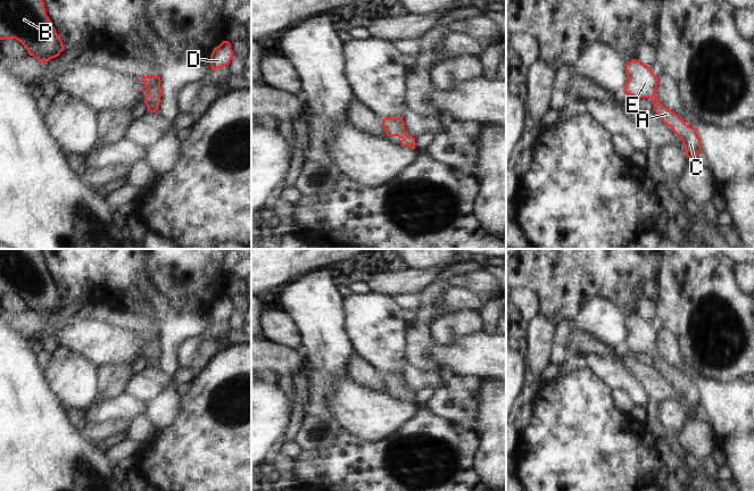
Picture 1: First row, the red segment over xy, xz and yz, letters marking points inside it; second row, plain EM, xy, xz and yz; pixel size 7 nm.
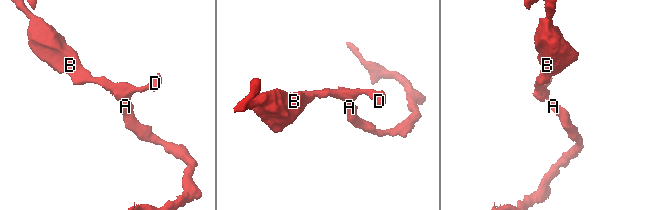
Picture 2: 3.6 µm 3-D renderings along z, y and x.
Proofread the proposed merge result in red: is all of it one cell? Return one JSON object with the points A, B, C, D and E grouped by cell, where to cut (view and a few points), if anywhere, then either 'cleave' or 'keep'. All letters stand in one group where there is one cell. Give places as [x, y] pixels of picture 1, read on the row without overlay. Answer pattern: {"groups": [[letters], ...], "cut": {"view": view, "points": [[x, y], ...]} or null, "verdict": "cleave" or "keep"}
{"groups": [["A", "B", "C", "D", "E"]], "cut": null, "verdict": "keep"}

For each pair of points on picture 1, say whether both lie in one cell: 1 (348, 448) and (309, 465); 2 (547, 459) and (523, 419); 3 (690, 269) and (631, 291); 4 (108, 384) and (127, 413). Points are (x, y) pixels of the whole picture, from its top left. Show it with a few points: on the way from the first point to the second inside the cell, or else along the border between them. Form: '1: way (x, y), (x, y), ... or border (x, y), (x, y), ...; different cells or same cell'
1: way (339, 457), (331, 465), (318, 465); same cell
2: border (532, 402), (532, 416), (529, 423), (519, 432); different cells
3: border (661, 260), (656, 280); different cells
4: border (124, 392), (110, 399), (104, 399); different cells

